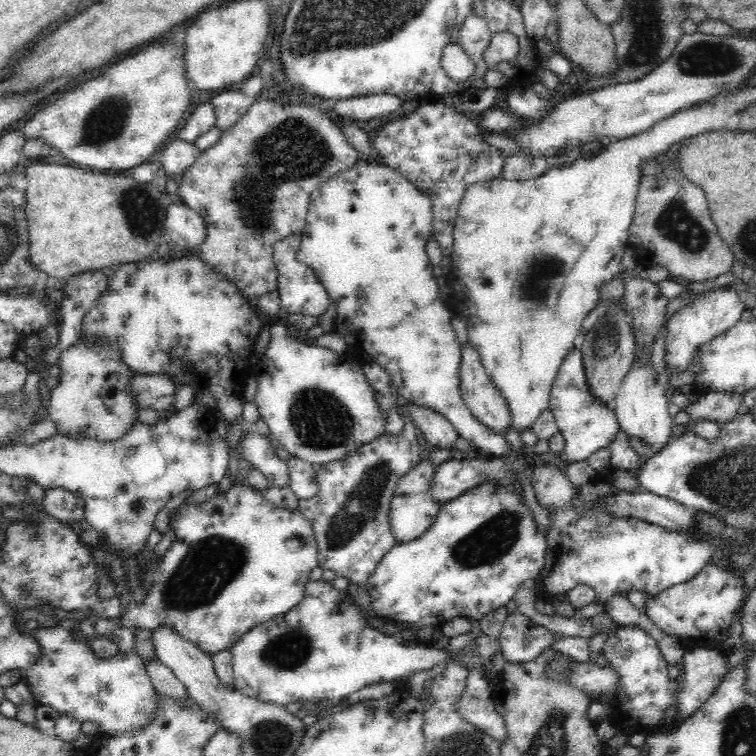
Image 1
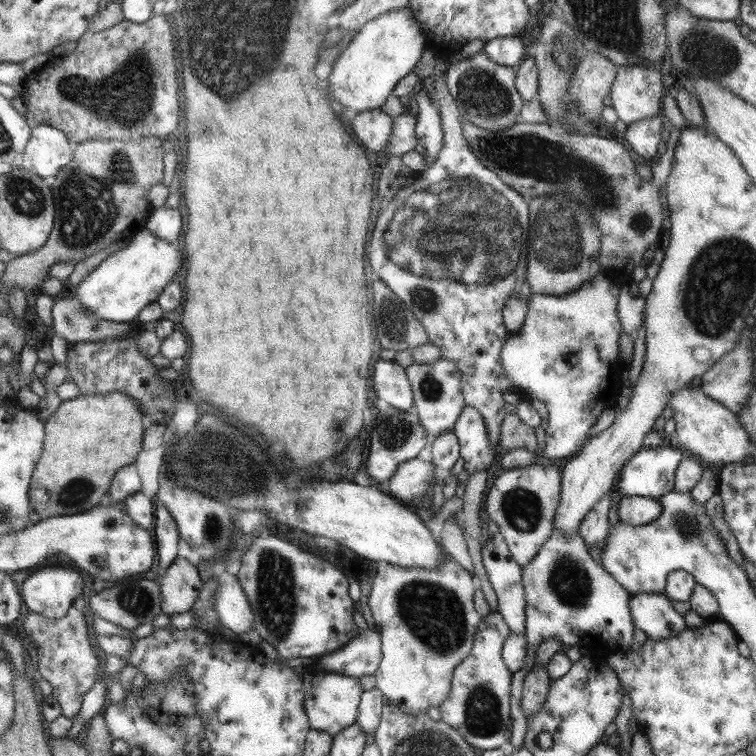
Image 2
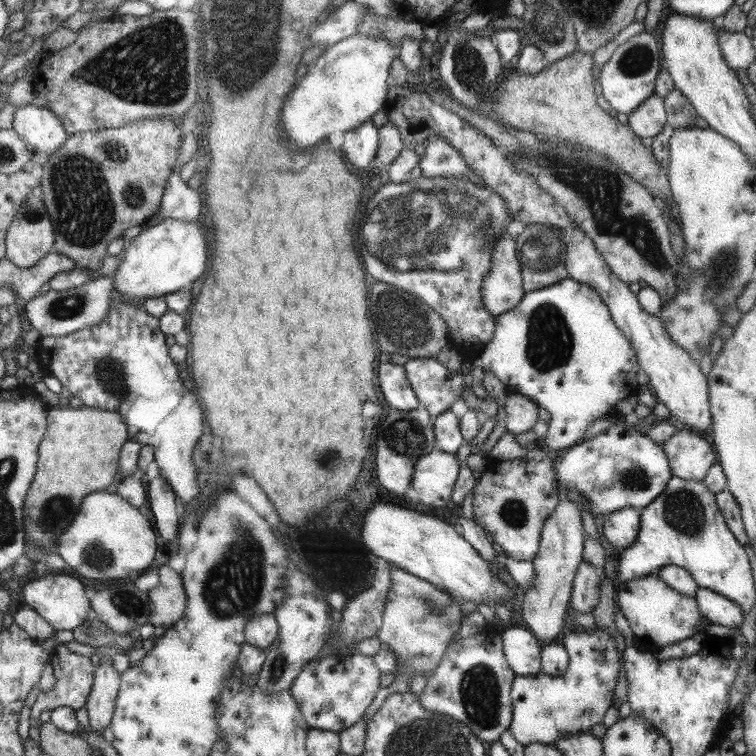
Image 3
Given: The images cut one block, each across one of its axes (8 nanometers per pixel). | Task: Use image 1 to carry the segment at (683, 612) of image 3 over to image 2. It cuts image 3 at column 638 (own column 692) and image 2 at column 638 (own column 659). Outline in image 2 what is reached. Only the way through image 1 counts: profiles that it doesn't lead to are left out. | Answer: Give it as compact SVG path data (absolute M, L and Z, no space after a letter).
M639 592L639 594L630 594L630 613L634 628L642 630L646 637L653 640L661 640L671 638L685 629L684 619L678 614L669 603L663 593L655 594L655 592Z

